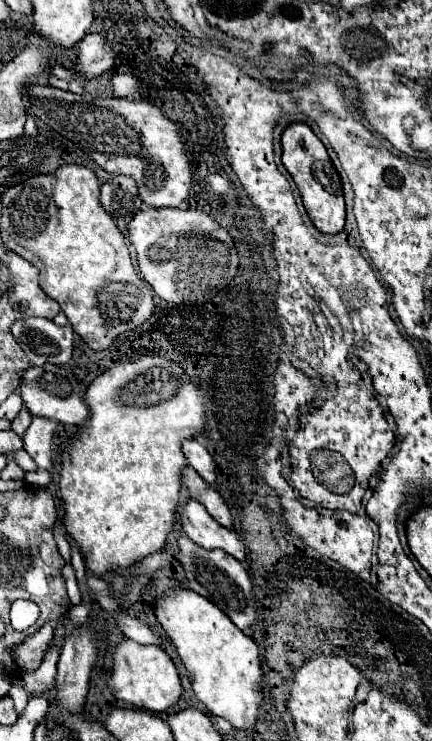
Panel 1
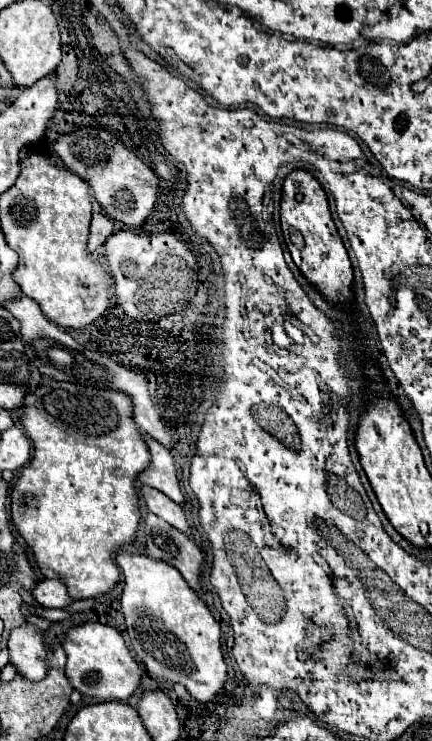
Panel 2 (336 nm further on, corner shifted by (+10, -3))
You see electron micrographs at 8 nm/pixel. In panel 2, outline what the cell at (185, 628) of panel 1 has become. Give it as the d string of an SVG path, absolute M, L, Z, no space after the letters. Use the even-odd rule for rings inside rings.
M121 550L115 560L125 576L121 610L131 648L137 658L153 676L181 682L195 700L203 704L209 702L227 680L219 622L181 574L177 574L177 570L173 570L167 562L157 562L145 554L127 554Z

